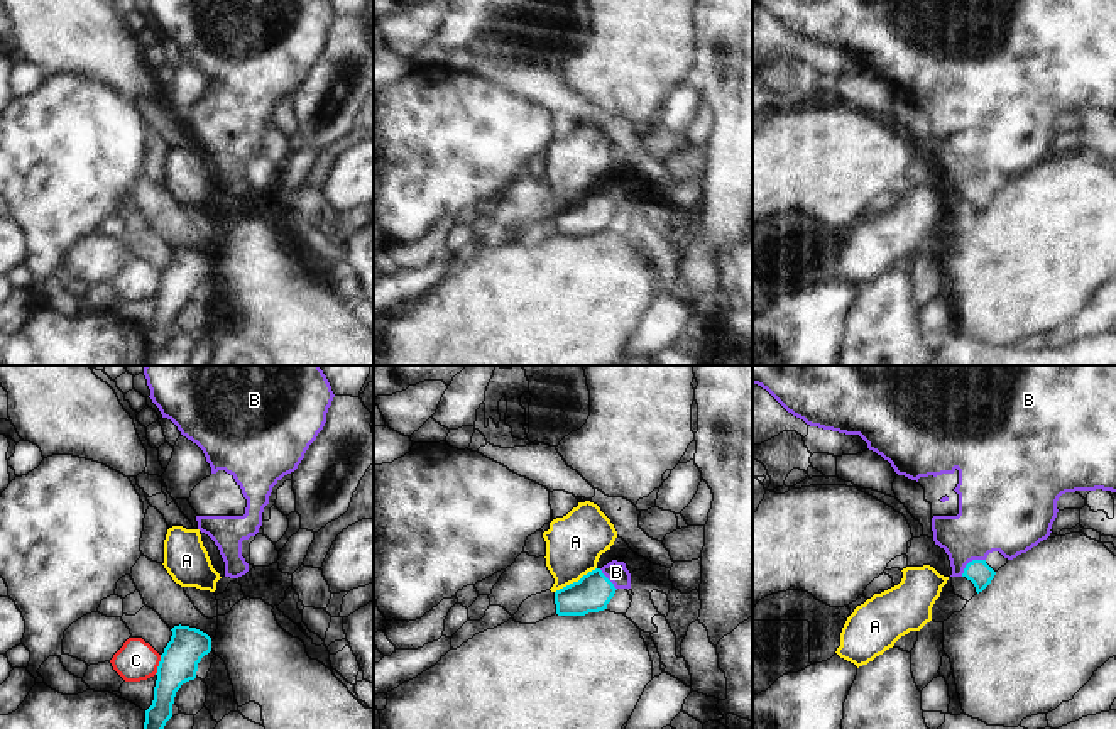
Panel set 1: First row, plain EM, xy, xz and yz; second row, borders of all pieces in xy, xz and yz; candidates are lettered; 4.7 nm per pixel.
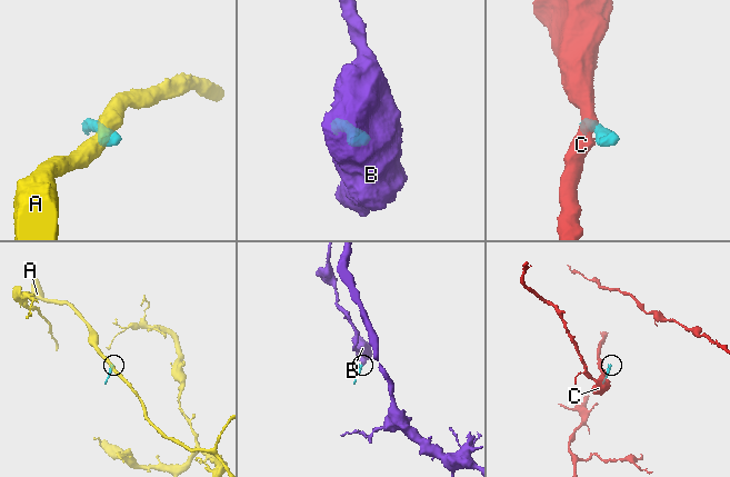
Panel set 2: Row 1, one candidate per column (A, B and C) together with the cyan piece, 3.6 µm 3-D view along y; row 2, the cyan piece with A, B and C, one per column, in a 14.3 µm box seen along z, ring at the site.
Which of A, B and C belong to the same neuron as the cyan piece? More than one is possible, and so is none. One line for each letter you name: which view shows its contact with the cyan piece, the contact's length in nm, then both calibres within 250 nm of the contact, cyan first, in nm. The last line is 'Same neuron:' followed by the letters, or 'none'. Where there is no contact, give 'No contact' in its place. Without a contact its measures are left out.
B: Touches cyan in yz. Shared border 150 nm. Thickness 110 nm (cyan) against 340 nm
Same neuron: B.

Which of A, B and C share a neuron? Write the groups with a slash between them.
A / B / C

